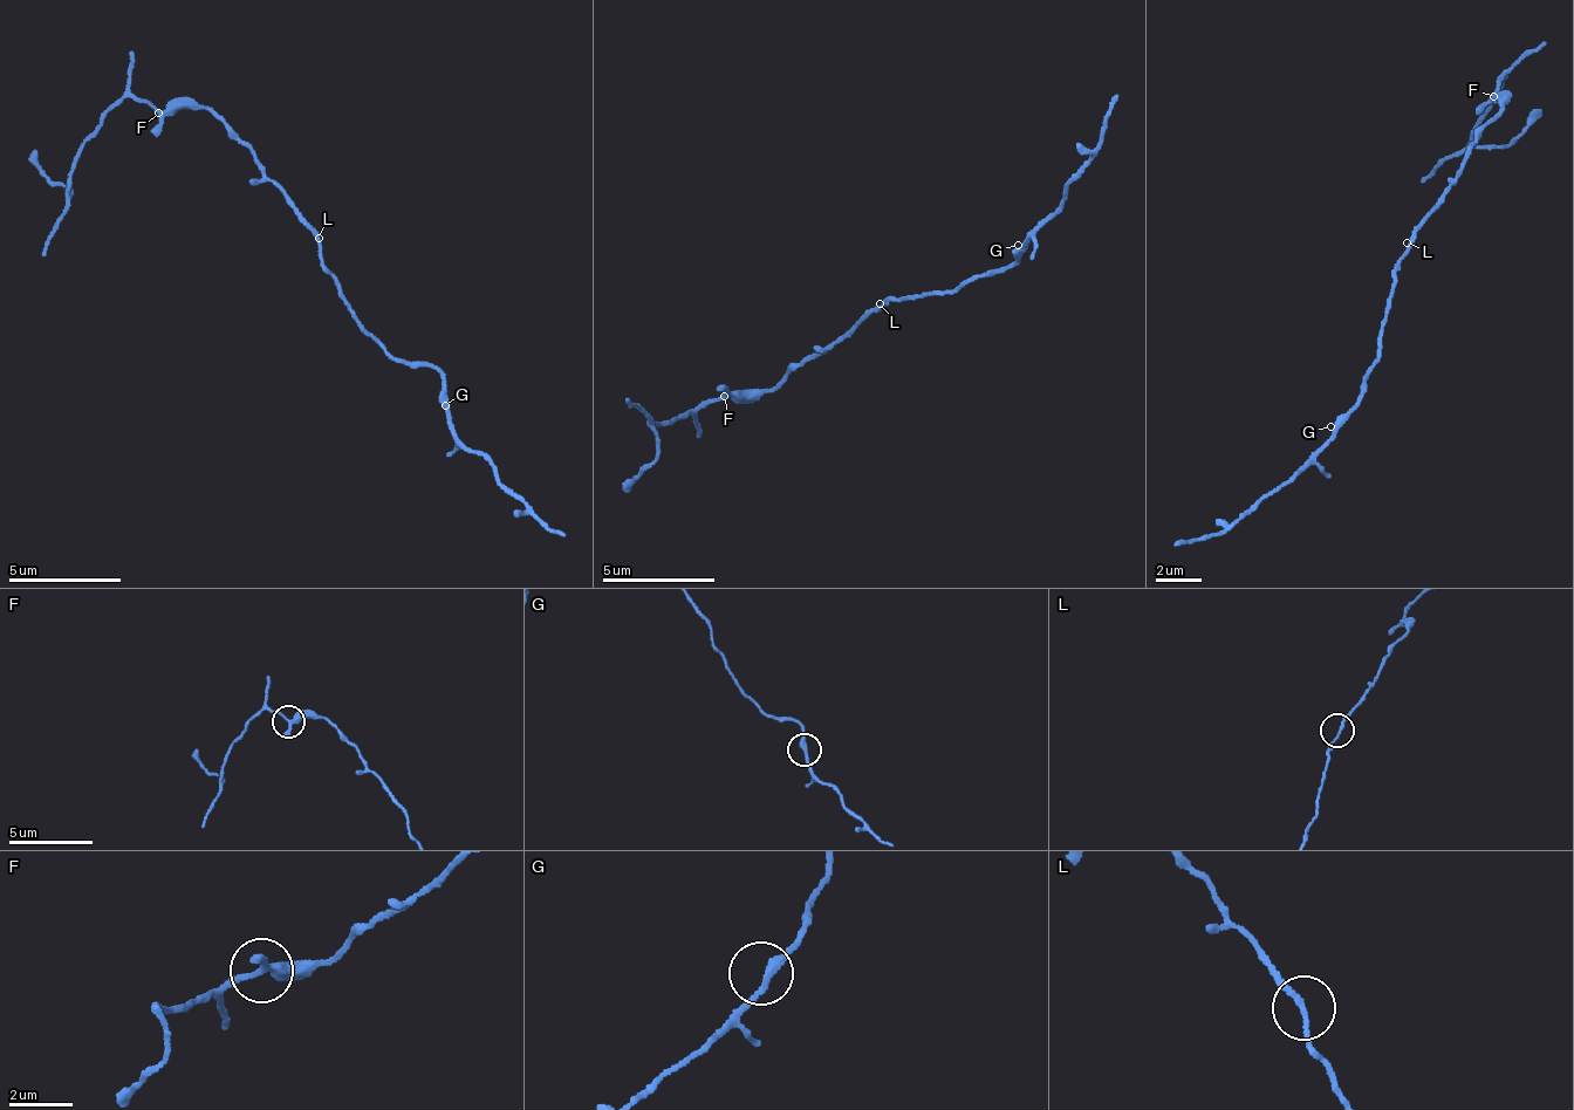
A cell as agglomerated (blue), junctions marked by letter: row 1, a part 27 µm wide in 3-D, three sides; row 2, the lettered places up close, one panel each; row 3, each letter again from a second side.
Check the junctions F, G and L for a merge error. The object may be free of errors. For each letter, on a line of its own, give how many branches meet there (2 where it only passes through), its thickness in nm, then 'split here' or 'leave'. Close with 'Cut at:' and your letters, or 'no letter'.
F: 2 | 320 nm | split here
G: 2 | 260 nm | leave
L: 2 | 150 nm | leave
Cut at: F

